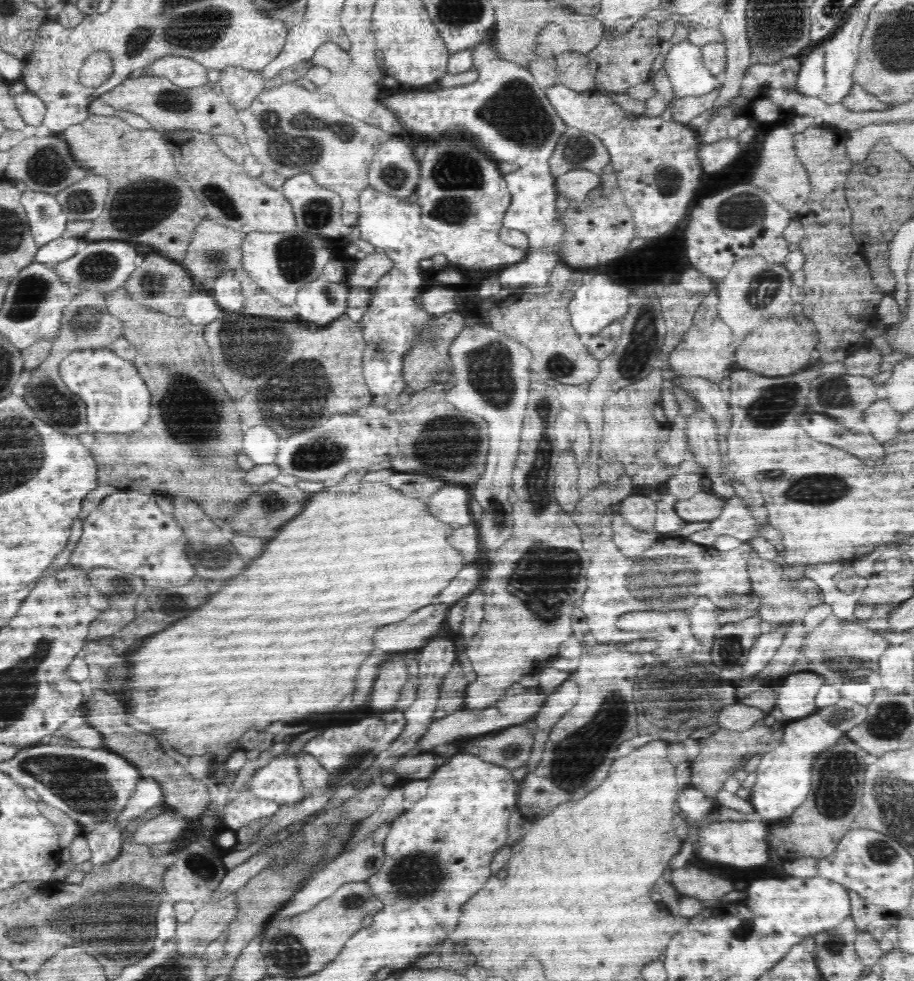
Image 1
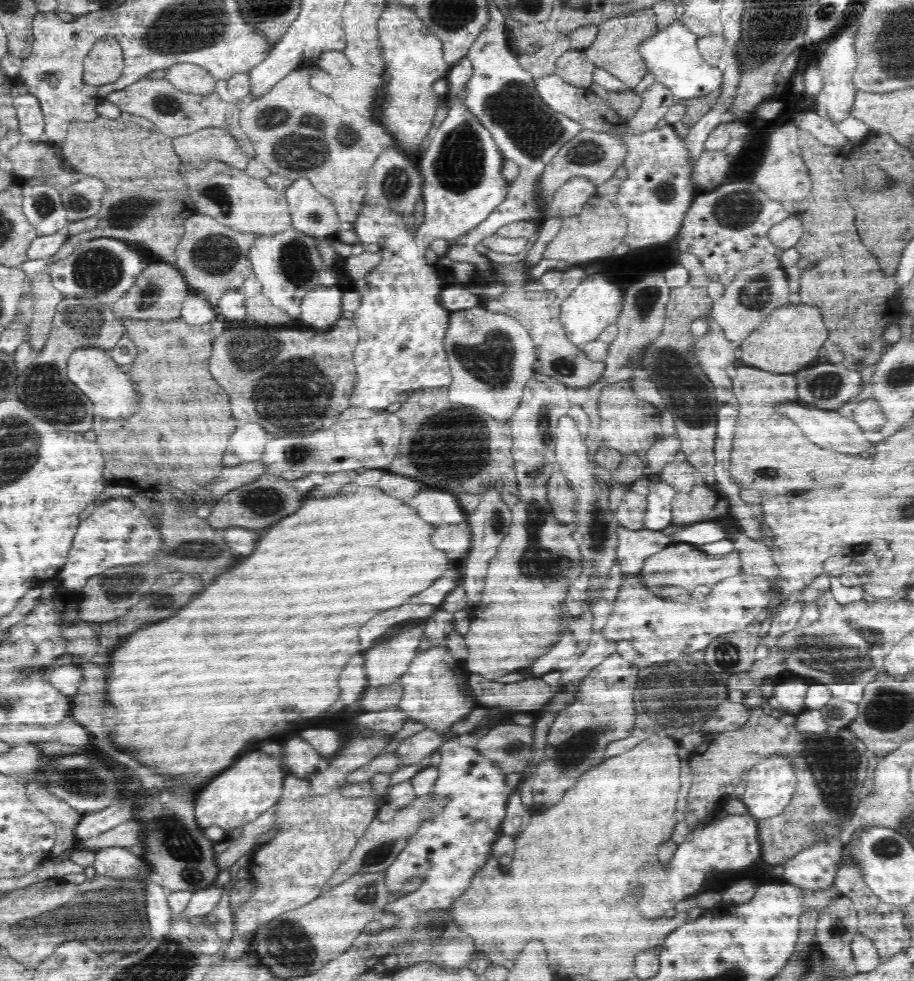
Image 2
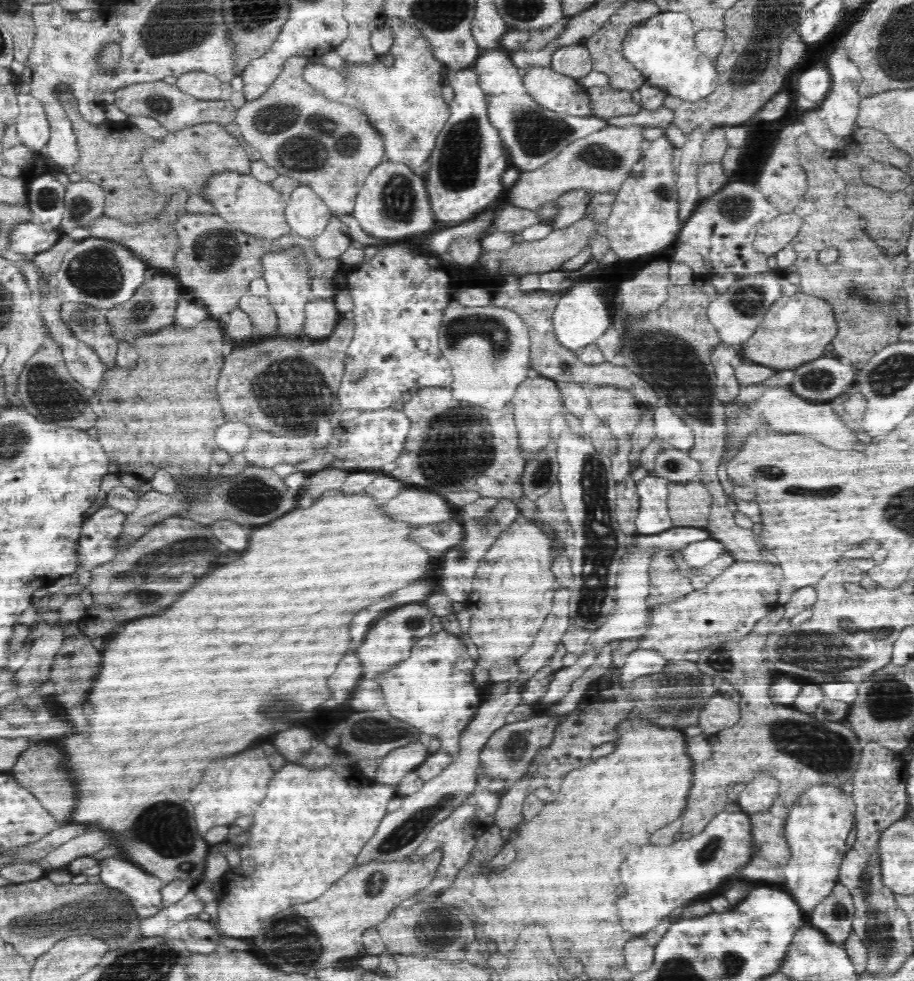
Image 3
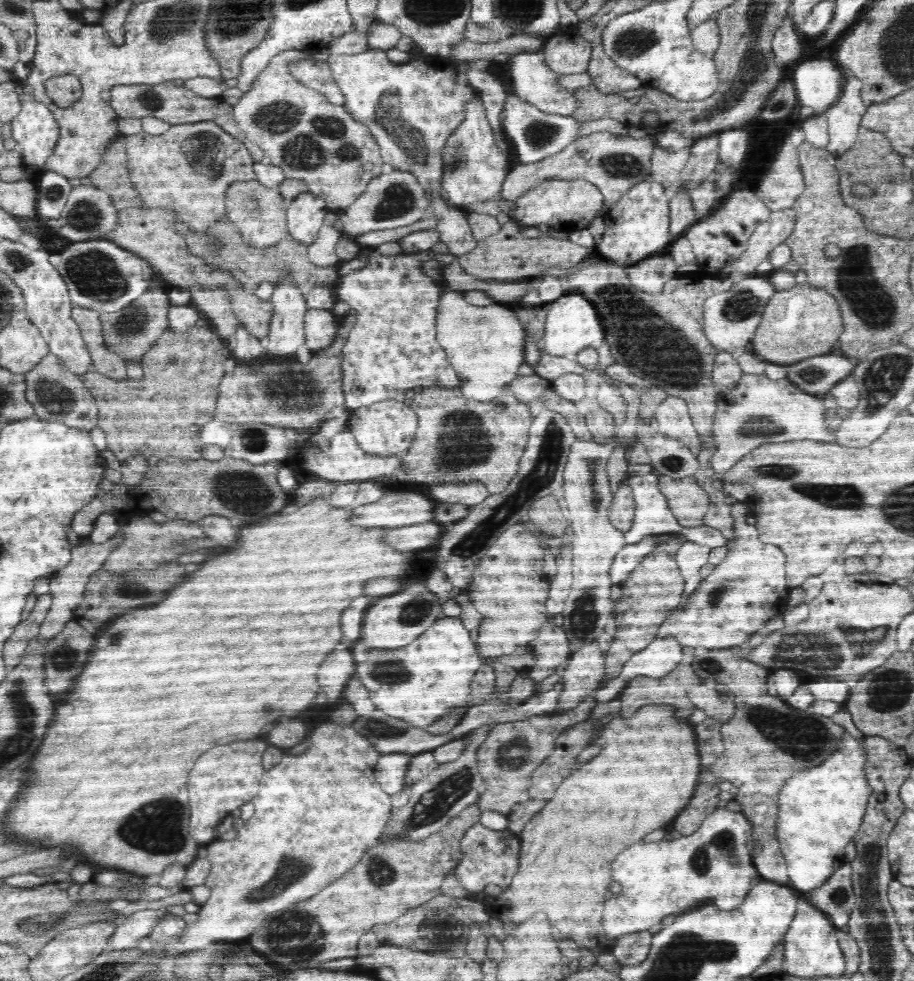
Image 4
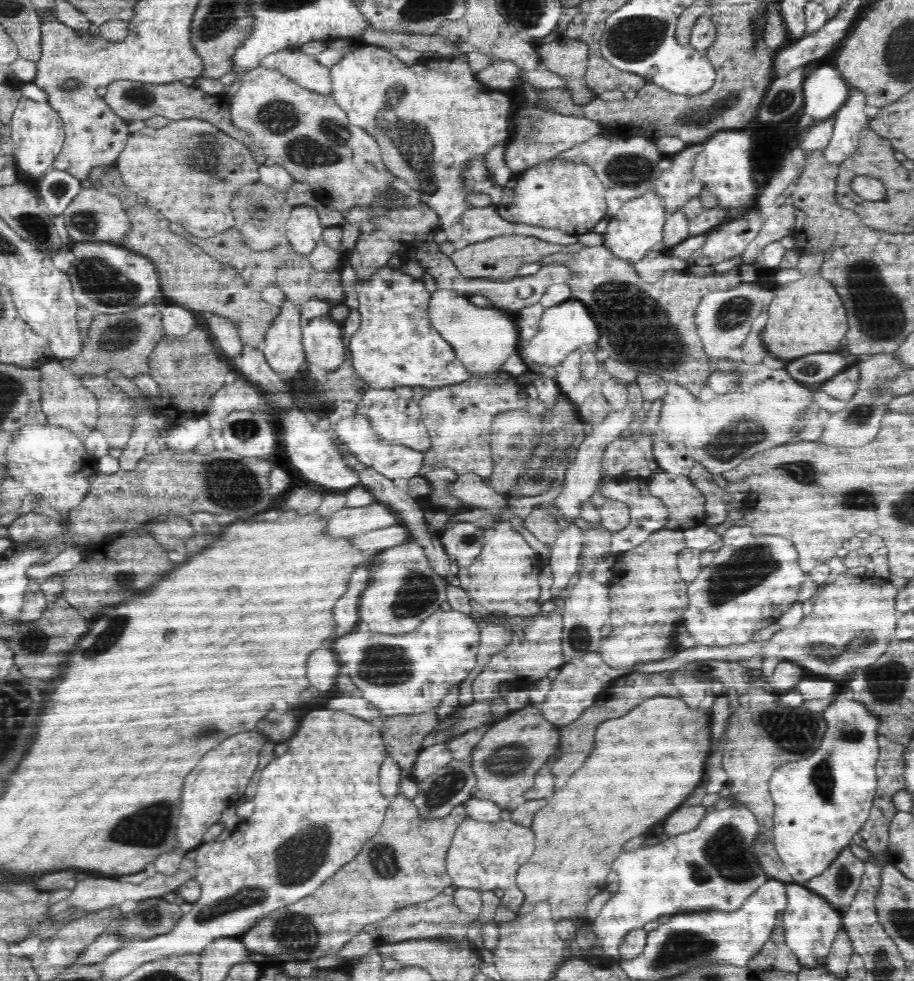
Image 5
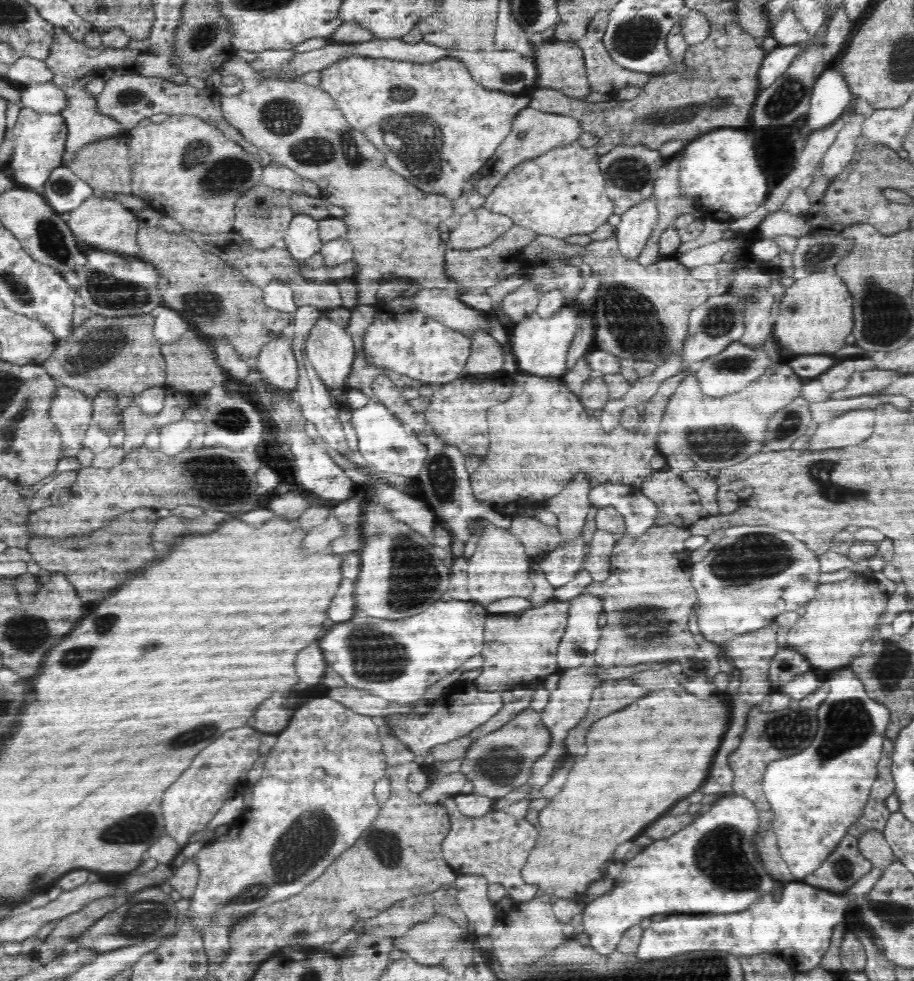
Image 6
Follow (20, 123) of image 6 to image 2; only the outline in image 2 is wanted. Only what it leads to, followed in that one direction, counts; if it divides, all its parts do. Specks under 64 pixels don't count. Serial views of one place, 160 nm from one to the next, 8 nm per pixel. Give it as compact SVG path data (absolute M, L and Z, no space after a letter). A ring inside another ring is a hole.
M32 93L15 94L13 106L19 120L19 134L30 142L42 140L45 132L45 118L40 101Z

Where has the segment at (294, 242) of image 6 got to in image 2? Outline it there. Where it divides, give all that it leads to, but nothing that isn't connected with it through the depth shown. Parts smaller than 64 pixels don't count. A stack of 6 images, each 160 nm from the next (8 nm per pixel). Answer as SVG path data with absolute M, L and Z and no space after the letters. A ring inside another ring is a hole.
M308 179L292 182L284 193L294 228L311 237L335 236L341 221L335 205L319 194Z

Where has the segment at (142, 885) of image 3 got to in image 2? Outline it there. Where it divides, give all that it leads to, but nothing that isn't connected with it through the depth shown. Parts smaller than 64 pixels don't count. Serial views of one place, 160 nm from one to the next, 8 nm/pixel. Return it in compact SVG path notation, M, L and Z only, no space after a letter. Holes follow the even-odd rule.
M126 847L103 848L95 852L96 874L115 879L137 879L144 874L146 862L134 856ZM148 882L144 884L146 886L146 898L145 902L148 902L146 906L146 914L148 920L150 920L150 932L152 932L152 938L162 938L168 934L170 930L170 922L172 920L172 914L170 914L170 905L168 904L167 894L164 892L162 886L154 884L154 882Z

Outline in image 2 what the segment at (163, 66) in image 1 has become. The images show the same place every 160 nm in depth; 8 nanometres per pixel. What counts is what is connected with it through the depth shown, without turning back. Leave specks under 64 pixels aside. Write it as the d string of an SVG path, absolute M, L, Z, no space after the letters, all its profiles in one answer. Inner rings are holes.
M180 63L164 69L165 79L178 90L190 94L207 95L214 92L216 79L201 66L192 63Z

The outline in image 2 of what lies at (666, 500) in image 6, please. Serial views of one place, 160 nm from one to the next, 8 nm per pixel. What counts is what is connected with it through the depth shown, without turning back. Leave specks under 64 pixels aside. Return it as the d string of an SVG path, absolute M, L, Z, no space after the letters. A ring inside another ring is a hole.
M696 484L690 490L690 494L675 494L672 500L672 512L674 524L692 524L706 520L714 506L718 504L718 493L706 484Z

